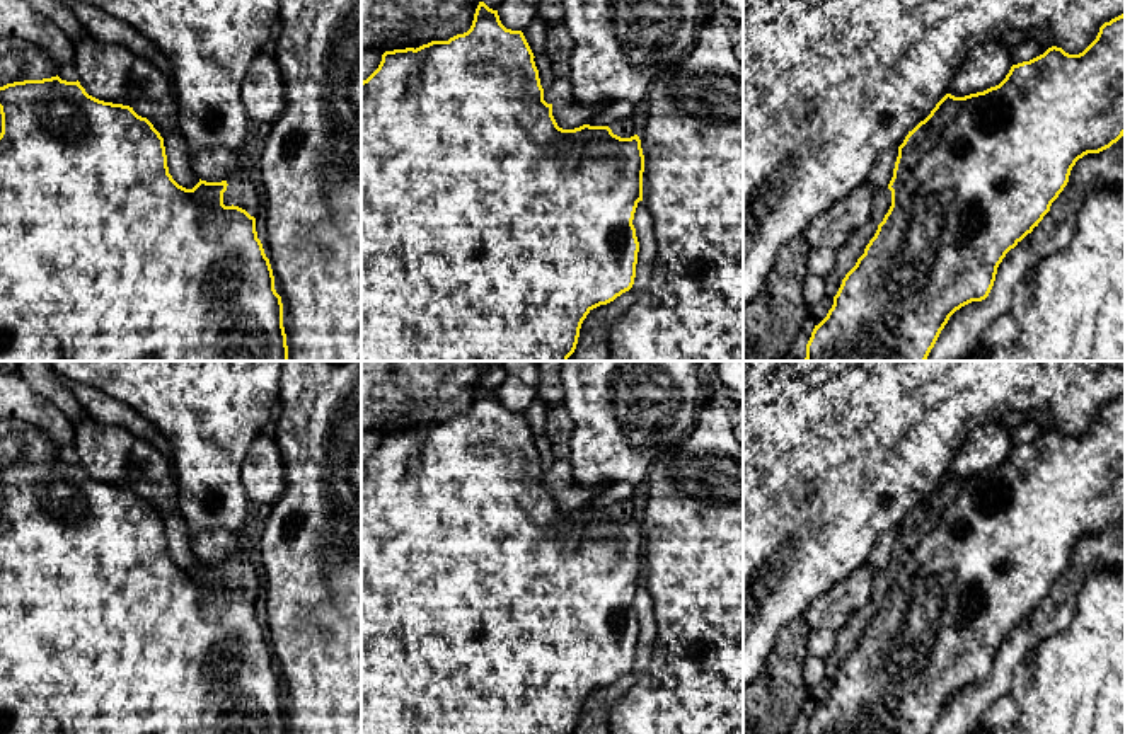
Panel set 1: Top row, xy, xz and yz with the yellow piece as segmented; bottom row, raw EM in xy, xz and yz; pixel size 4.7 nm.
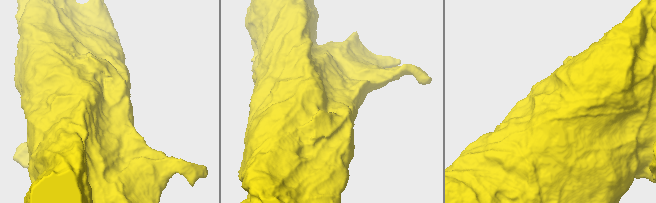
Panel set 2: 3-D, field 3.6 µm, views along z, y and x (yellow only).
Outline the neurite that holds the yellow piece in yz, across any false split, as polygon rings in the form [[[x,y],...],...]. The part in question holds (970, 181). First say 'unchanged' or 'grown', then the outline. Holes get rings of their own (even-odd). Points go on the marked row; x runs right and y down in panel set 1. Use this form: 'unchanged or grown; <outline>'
unchanged; [[[1125,14],[1105,22],[1096,39],[1079,54],[1069,54],[1062,48],[1052,46],[1043,54],[1012,65],[1006,78],[984,92],[955,97],[946,94],[931,114],[920,121],[898,146],[893,177],[888,184],[891,206],[878,225],[874,237],[857,259],[856,266],[845,274],[834,296],[834,305],[827,317],[815,325],[806,344],[805,361],[926,361],[949,317],[972,301],[989,296],[997,267],[1006,254],[1014,249],[1050,211],[1069,182],[1072,167],[1088,153],[1099,153],[1110,148],[1125,135]]]

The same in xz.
unchanged; [[[479,2],[467,32],[457,34],[448,41],[431,41],[416,49],[385,51],[378,68],[361,82],[361,361],[568,361],[576,349],[580,329],[586,315],[632,288],[639,252],[632,220],[638,203],[643,201],[644,172],[641,140],[638,135],[620,138],[609,126],[583,124],[574,129],[559,128],[552,116],[552,104],[544,100],[544,89],[534,58],[523,32],[506,29],[499,20],[498,10]]]

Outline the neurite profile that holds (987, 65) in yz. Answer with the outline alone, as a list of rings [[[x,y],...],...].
[[[997,39],[978,44],[955,72],[946,94],[965,97],[999,85],[1012,66],[1011,53],[1012,48]]]

